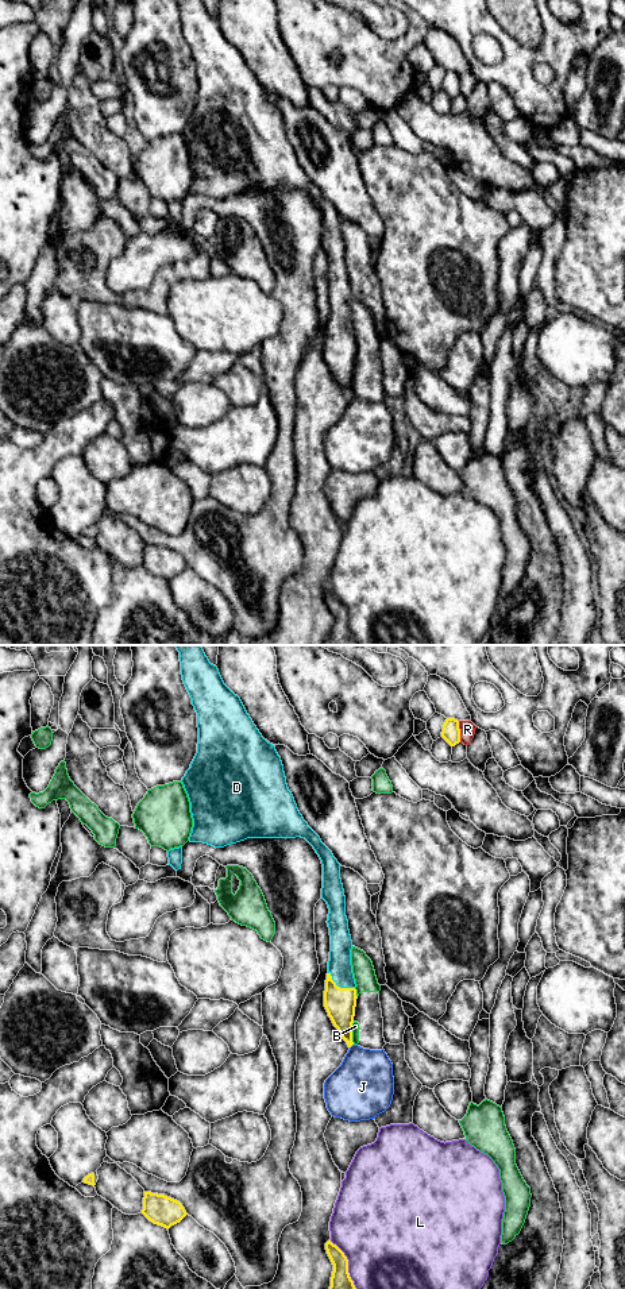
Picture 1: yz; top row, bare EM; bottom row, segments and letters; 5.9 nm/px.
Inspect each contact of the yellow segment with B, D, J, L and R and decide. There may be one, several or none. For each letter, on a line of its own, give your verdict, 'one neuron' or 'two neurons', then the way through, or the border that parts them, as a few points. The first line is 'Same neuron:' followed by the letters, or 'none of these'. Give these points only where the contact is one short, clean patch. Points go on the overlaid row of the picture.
Same neuron: D
B: two neurons
D: one neuron | across yz (340, 1003), (339, 987), (339, 965)
J: two neurons
L: two neurons
R: two neurons

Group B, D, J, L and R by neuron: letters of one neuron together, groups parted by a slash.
B / D / J / L / R

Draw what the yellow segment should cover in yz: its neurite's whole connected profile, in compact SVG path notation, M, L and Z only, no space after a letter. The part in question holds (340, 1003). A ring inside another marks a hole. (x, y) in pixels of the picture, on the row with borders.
M175 645L180 652L181 675L184 684L192 698L192 705L197 713L198 744L197 753L182 777L184 788L190 802L193 827L190 842L204 842L215 848L224 848L247 838L305 838L319 854L323 864L321 899L328 904L328 927L331 935L331 952L328 973L324 991L324 1007L339 1035L347 1042L352 1042L352 1023L356 1007L356 984L351 965L352 941L346 916L346 896L340 879L340 864L332 852L321 842L320 837L308 826L300 814L292 792L288 788L281 757L275 746L267 742L252 719L247 714L240 698L235 695L223 682L216 665L211 664L200 645Z

